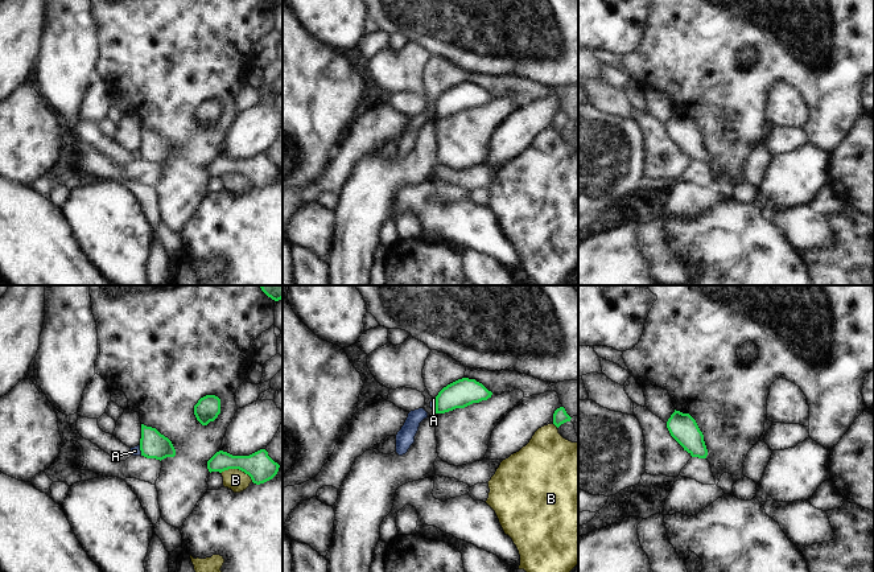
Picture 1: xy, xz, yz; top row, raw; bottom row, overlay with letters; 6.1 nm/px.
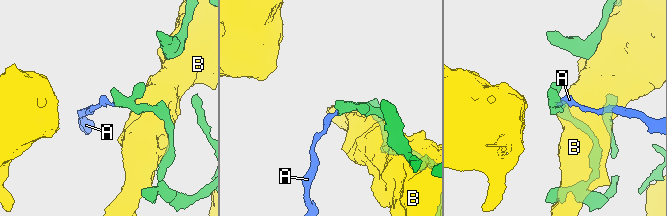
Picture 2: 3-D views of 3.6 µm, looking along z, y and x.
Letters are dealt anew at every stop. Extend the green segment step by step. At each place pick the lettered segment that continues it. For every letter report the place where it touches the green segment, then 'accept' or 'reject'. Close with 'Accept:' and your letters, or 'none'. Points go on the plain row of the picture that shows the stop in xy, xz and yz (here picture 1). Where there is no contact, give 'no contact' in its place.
A: contact xz (436, 107); reject
B: contact xy (238, 172); reject
Accept: none

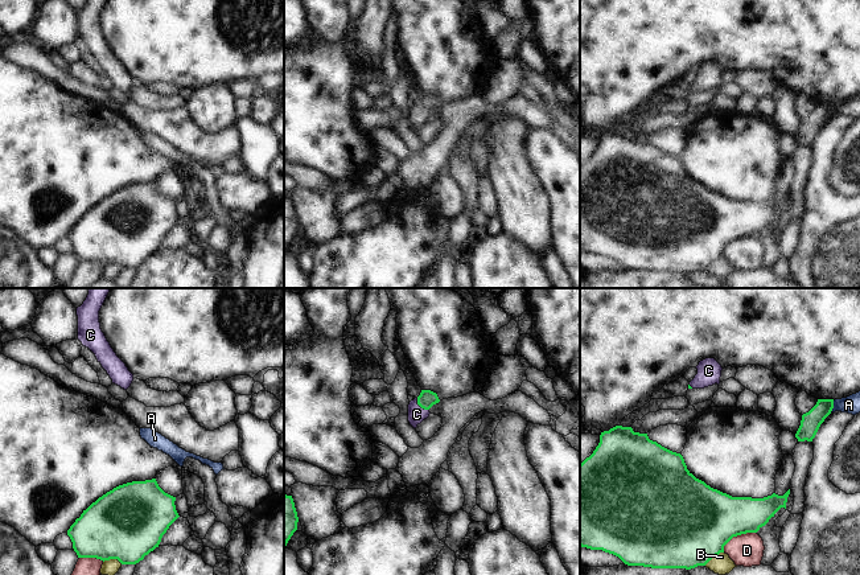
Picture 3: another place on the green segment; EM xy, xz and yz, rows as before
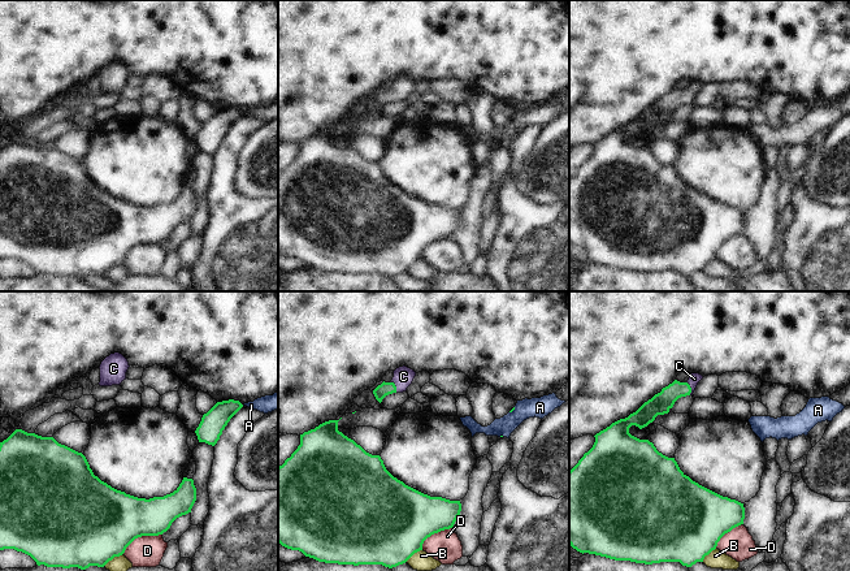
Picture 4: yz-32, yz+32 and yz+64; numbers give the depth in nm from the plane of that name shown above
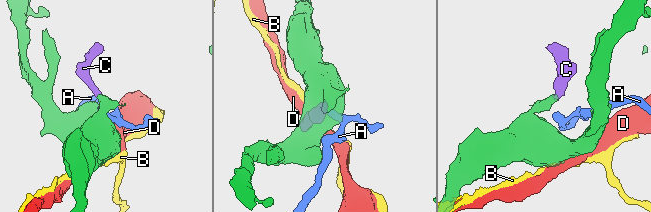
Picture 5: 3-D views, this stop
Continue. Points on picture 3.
A: contact yz (832, 110); reject
B: contact xy (112, 262); reject
C: contact xz (420, 110); accept
D: contact yz (737, 238); reject
Accept: C

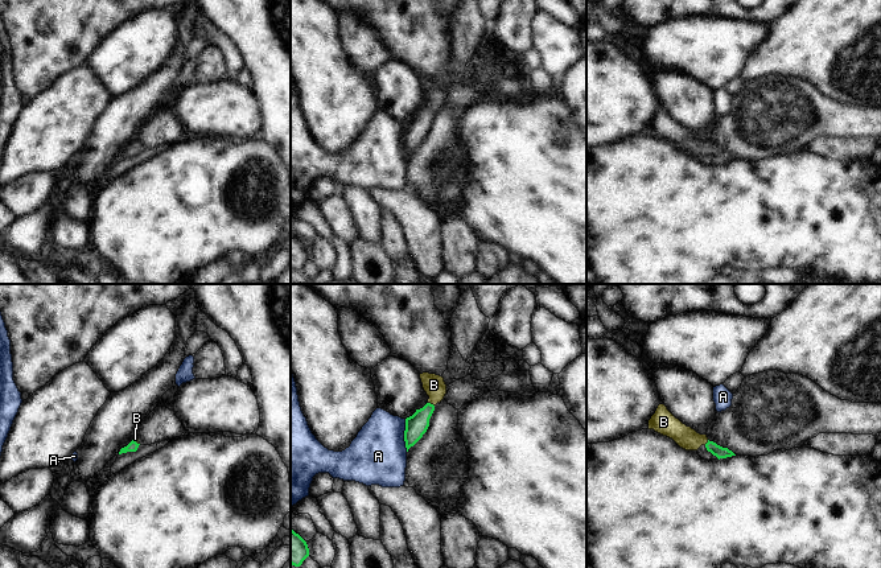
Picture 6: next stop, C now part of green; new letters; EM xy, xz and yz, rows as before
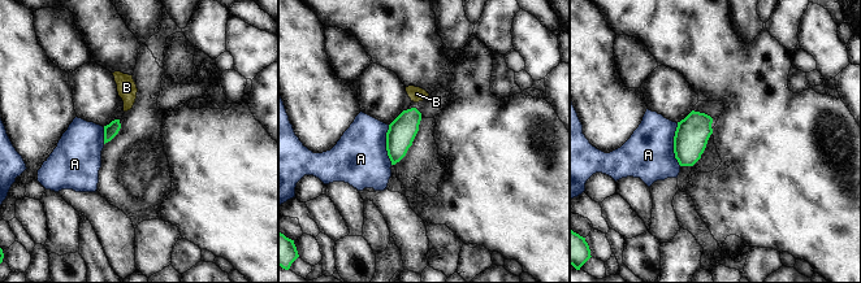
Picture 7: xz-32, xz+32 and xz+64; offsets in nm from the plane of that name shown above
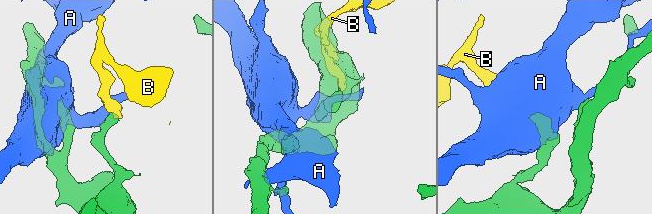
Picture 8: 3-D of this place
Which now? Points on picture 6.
A: contact xz (404, 139); reject
B: contact xz (429, 107); accept
Accept: B

